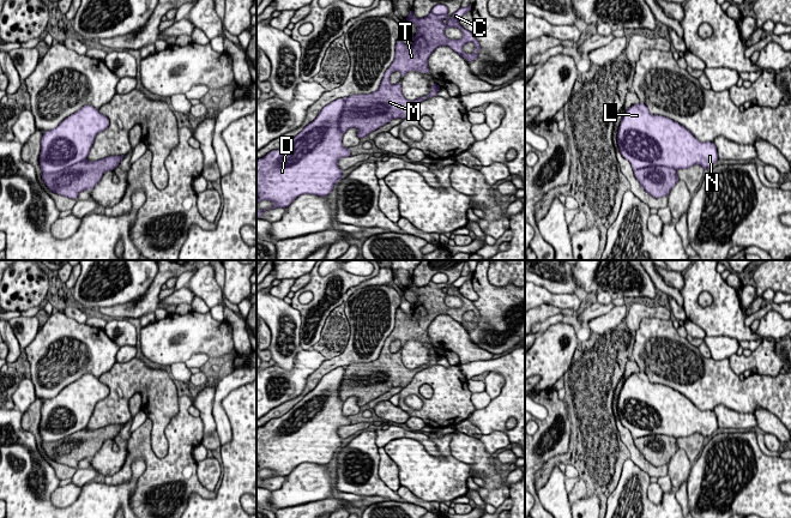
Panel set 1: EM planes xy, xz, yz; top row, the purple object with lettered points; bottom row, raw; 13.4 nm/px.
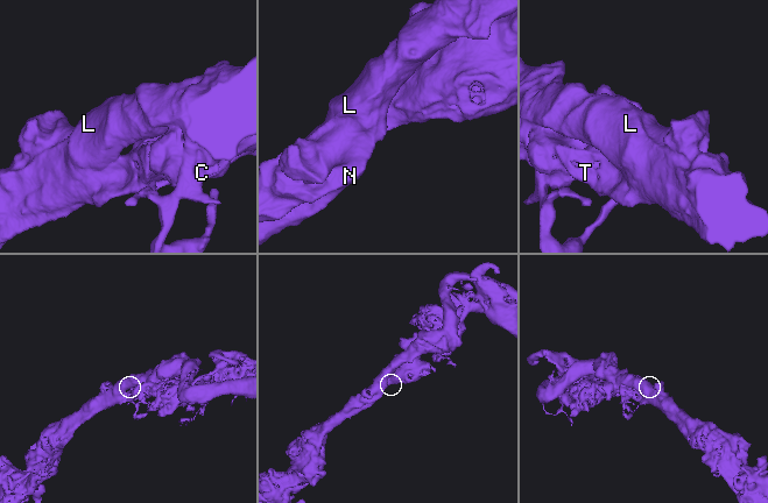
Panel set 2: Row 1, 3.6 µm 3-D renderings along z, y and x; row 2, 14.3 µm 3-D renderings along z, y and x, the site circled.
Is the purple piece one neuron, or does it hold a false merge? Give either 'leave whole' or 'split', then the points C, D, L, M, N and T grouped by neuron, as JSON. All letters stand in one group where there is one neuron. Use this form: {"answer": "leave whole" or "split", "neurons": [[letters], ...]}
{"answer": "split", "neurons": [["C", "D", "L", "N"], ["M", "T"]]}

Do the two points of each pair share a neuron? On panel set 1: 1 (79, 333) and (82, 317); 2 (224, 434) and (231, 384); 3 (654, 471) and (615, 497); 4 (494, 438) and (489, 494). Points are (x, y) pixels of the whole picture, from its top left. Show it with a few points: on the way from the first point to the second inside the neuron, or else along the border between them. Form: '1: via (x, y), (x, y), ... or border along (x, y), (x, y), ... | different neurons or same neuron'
1: border along (62, 312), (85, 324) | different neurons
2: via (222, 421), (217, 411), (218, 396) | same neuron
3: border along (629, 458), (650, 476) | different neurons
4: border along (478, 439), (490, 455) | different neurons

